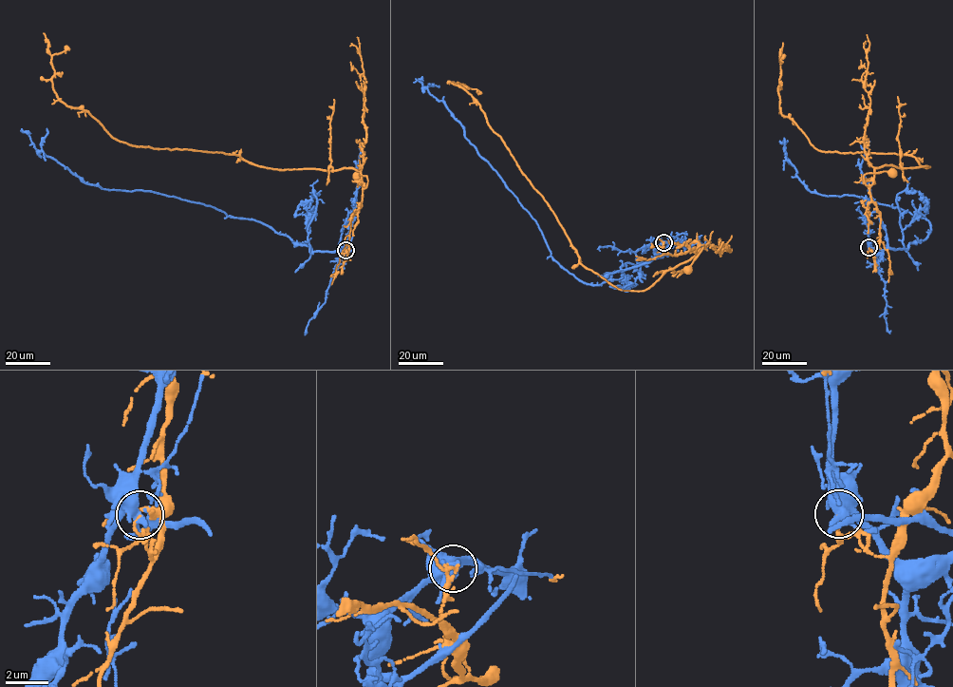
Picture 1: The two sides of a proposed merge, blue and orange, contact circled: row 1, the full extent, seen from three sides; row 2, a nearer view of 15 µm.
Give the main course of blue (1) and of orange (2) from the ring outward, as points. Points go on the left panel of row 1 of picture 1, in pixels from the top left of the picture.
1: (346, 250), (343, 255), (312, 251), (254, 219), (233, 218), (174, 197), (86, 183), (38, 150), (20, 130)
2: (346, 250), (347, 255), (351, 218), (358, 210), (362, 189), (367, 182), (366, 176), (358, 175)

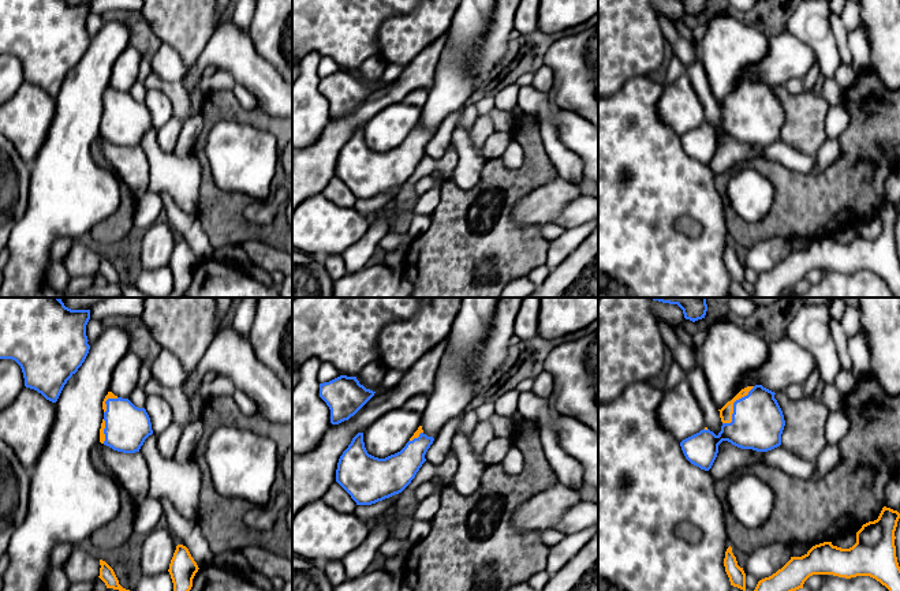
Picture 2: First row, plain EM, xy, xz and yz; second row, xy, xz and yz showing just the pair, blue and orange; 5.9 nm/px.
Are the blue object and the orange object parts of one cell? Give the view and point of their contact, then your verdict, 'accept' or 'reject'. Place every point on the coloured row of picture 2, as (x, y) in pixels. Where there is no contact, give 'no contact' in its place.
meets blue in yz at (734, 406); reject

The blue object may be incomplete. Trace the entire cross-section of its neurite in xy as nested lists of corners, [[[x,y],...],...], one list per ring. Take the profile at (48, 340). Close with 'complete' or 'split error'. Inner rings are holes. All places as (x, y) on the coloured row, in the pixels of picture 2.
[[[0,298],[0,359],[15,360],[22,369],[25,386],[56,403],[89,354],[89,319],[90,310],[71,310],[60,298]]]; complete

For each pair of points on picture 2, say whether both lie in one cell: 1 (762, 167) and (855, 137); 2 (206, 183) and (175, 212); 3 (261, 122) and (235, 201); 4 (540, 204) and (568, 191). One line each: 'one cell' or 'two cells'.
1: one cell
2: two cells
3: one cell
4: one cell

